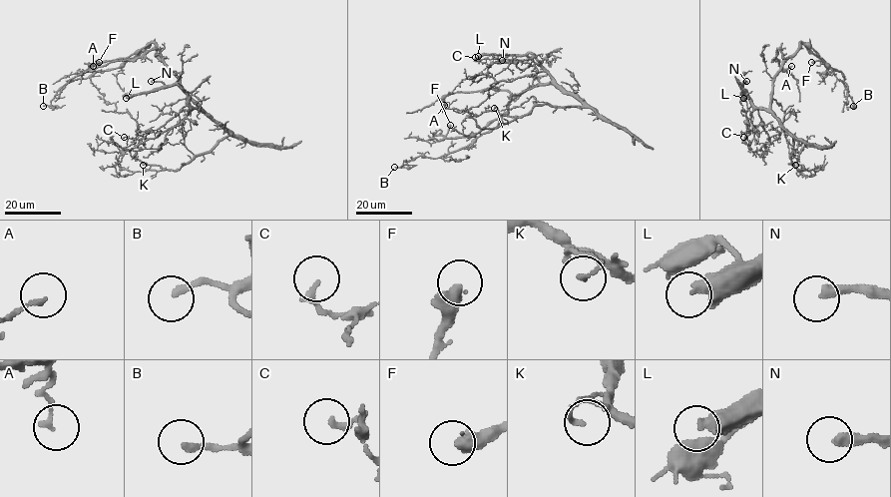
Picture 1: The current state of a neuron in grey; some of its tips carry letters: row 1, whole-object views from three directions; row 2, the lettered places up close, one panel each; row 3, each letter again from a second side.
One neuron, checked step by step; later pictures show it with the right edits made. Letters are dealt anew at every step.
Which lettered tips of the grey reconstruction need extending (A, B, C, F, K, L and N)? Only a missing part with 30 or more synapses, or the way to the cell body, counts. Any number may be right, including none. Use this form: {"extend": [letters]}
{"extend": ["L", "N"]}

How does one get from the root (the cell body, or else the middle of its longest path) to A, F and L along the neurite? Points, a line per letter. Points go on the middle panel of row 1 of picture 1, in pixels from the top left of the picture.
A: (543, 85), (531, 85), (516, 96), (504, 90), (459, 91), (447, 94), (444, 105)
F: (543, 85), (531, 85), (517, 94), (507, 112), (477, 133), (446, 138), (450, 125)
L: (543, 85), (551, 82), (551, 77), (532, 54), (478, 56)

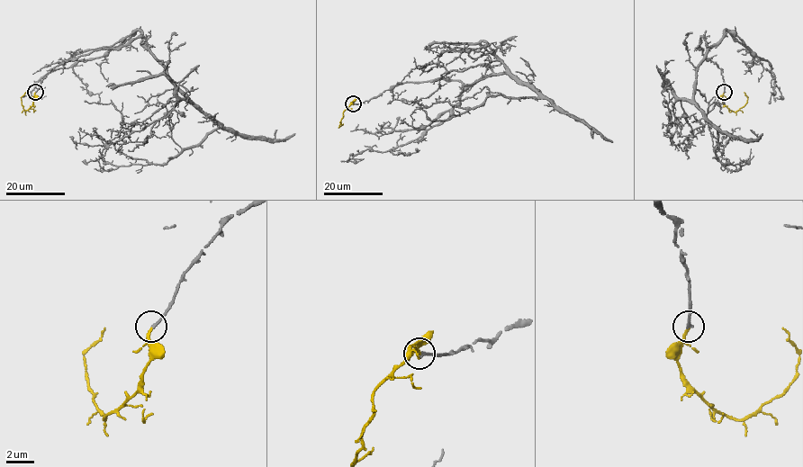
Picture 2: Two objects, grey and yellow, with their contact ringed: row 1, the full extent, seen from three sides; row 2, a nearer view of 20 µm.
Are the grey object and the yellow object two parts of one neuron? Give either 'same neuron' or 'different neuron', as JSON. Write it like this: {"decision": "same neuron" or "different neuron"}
{"decision": "same neuron"}

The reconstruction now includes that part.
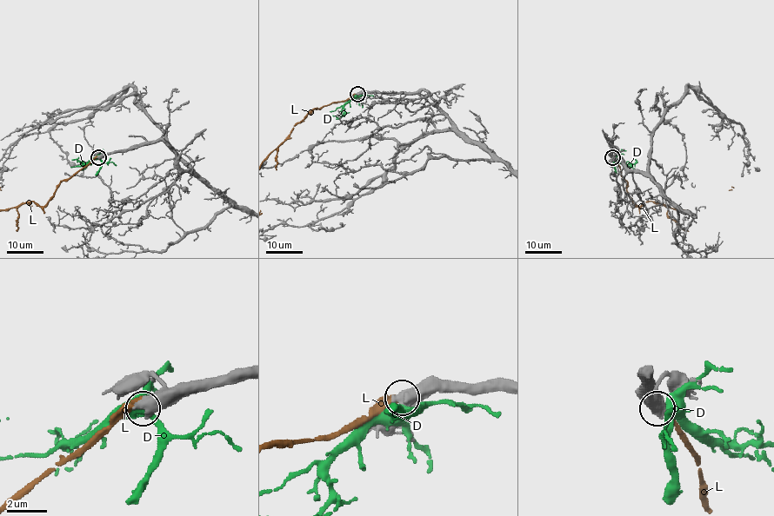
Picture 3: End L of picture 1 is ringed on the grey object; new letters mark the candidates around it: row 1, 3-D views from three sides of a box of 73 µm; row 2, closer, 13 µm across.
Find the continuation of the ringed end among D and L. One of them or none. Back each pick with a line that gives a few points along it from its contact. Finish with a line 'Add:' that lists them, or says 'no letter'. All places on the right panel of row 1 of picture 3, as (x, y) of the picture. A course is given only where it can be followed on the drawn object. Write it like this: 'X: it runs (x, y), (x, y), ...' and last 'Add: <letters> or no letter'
Add: no letter

